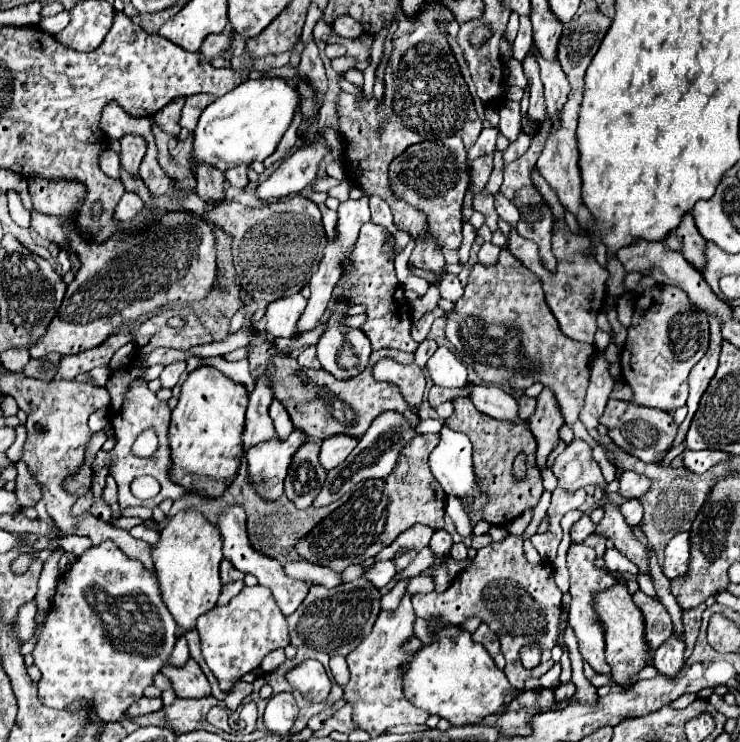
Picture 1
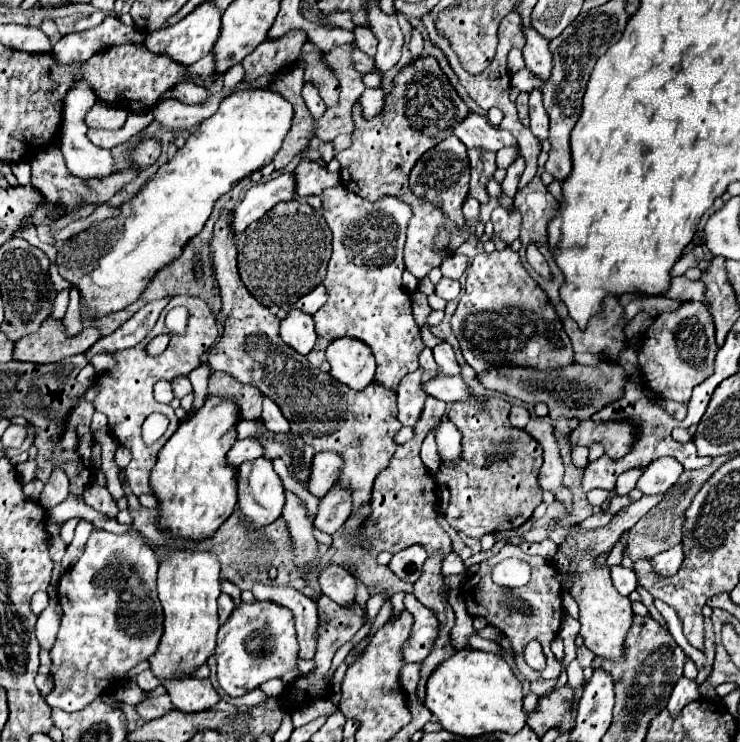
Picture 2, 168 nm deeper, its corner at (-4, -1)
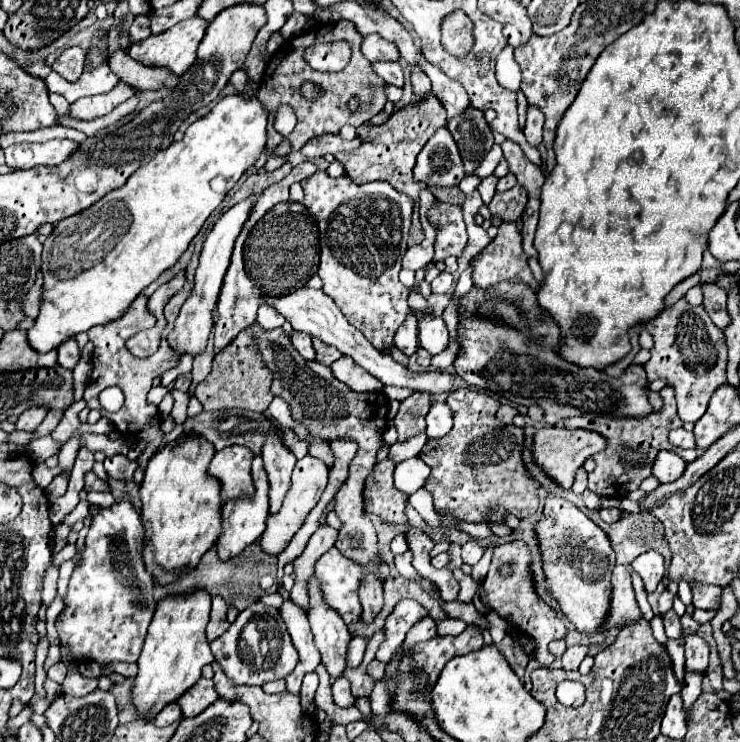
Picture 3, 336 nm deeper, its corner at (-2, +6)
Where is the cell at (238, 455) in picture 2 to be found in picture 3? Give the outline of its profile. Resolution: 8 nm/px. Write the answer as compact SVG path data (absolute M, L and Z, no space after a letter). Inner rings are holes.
M230 445L226 449L216 451L208 471L222 483L222 503L252 493L252 479L250 479L252 459L254 453L250 453L250 449L240 445Z

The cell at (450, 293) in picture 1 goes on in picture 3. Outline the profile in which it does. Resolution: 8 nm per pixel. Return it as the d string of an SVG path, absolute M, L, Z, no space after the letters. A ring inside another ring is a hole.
M442 271L434 281L432 281L432 293L448 293L452 289L454 277L446 271Z

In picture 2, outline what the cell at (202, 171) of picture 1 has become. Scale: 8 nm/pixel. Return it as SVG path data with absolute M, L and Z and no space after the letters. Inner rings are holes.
M222 212L222 216L218 218L218 222L214 226L212 248L214 248L216 276L218 276L218 284L220 284L220 292L222 292L224 336L218 342L218 346L210 350L210 356L208 356L210 368L228 372L242 384L252 384L264 396L274 400L280 406L286 420L290 422L290 432L300 436L308 446L314 448L314 452L330 450L330 452L336 452L338 456L342 456L344 468L342 468L342 474L338 476L338 484L352 492L352 514L354 514L358 508L362 508L364 504L370 502L374 478L378 476L378 472L382 472L388 466L388 462L396 450L394 436L402 428L400 422L396 420L396 414L398 414L396 394L386 390L378 382L372 382L362 392L356 392L356 390L348 388L346 384L340 384L338 380L334 380L330 374L320 372L316 366L310 366L306 356L300 356L294 348L288 348L288 344L284 344L280 340L280 320L276 316L272 316L270 310L266 306L262 306L256 298L252 298L252 294L242 284L238 268L236 268L236 240L230 230L230 212Z

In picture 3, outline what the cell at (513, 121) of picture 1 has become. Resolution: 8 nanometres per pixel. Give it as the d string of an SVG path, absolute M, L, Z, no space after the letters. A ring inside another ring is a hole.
M496 143L496 145L490 149L490 153L482 159L480 167L476 169L476 175L478 175L478 177L488 177L488 175L492 175L494 169L496 169L496 165L500 163L500 159L502 159L502 149L500 149L500 145Z

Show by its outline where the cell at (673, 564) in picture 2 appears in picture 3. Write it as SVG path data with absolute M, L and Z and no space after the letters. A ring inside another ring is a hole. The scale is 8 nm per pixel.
M646 551L632 561L634 571L642 577L644 589L654 591L664 577L664 557L656 551Z

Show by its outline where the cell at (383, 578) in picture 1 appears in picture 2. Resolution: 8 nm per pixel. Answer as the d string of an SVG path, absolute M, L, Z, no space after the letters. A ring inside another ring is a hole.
M328 564L320 572L320 586L322 592L334 600L340 606L350 606L354 602L354 590L356 590L356 580L352 574L348 574L340 564Z

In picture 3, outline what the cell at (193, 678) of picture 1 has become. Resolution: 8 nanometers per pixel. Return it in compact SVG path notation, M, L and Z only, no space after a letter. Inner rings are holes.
M200 677L198 683L194 687L190 687L176 703L180 705L184 717L194 717L194 715L202 713L208 705L212 705L216 699L218 699L218 693L214 689L212 679Z

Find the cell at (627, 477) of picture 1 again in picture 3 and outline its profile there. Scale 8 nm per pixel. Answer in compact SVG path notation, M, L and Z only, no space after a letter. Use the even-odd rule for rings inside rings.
M660 451L652 465L652 477L656 477L660 483L672 483L680 477L684 467L686 463L682 461L682 457L672 451Z

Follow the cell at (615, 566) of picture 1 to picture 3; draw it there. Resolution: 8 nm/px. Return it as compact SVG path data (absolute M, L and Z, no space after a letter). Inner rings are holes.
M616 565L612 571L612 607L610 607L610 621L602 629L610 629L620 623L630 623L642 617L636 597L634 597L634 587L632 587L632 577L630 571L624 565Z

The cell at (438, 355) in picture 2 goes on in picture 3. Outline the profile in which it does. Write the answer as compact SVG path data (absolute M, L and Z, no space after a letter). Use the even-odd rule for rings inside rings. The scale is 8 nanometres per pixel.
M420 315L420 345L428 349L432 355L442 353L448 347L448 329L442 317L436 315Z

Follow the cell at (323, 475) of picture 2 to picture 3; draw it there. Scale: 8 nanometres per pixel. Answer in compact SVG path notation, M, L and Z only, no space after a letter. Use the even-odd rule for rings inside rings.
M306 455L304 459L300 459L292 471L292 487L290 487L290 493L286 495L286 501L282 505L282 509L278 511L278 515L270 515L268 517L268 523L266 523L266 531L262 533L262 549L266 553L272 553L272 555L278 555L286 545L288 541L292 539L292 535L302 527L306 515L310 513L310 509L318 503L322 491L326 489L326 483L328 483L328 467L324 465L324 461L312 457L312 455Z

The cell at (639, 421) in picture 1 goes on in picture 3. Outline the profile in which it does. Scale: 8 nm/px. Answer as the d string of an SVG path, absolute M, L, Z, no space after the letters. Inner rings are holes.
M542 427L534 435L534 457L544 467L544 471L554 477L564 489L572 487L574 471L590 457L606 449L606 439L590 429L566 429L566 427Z

